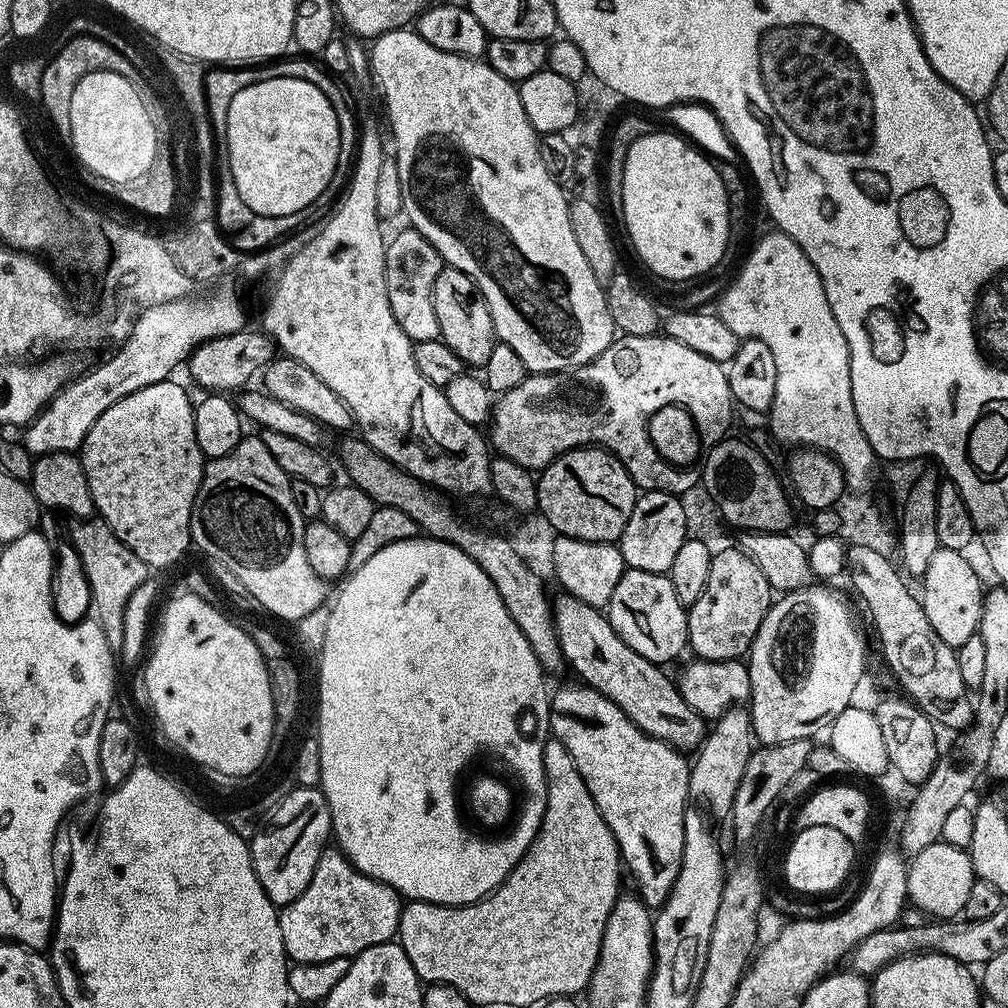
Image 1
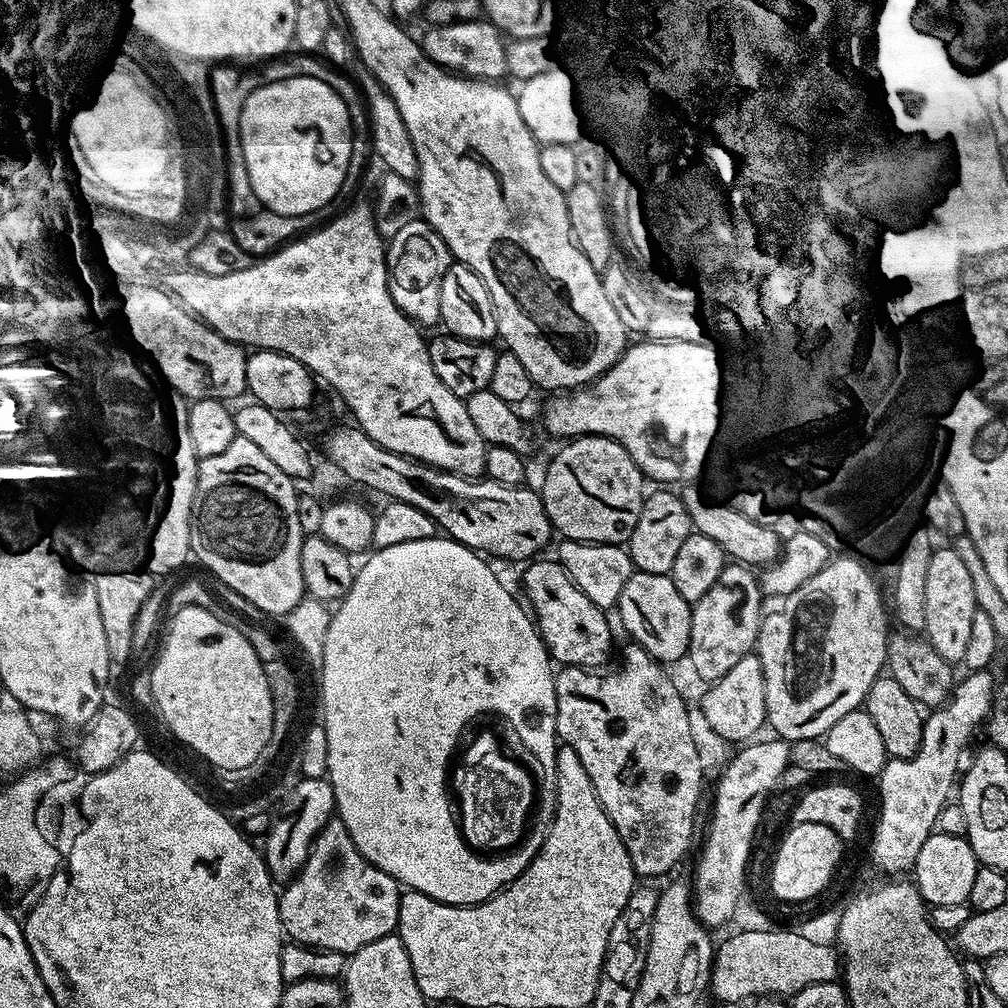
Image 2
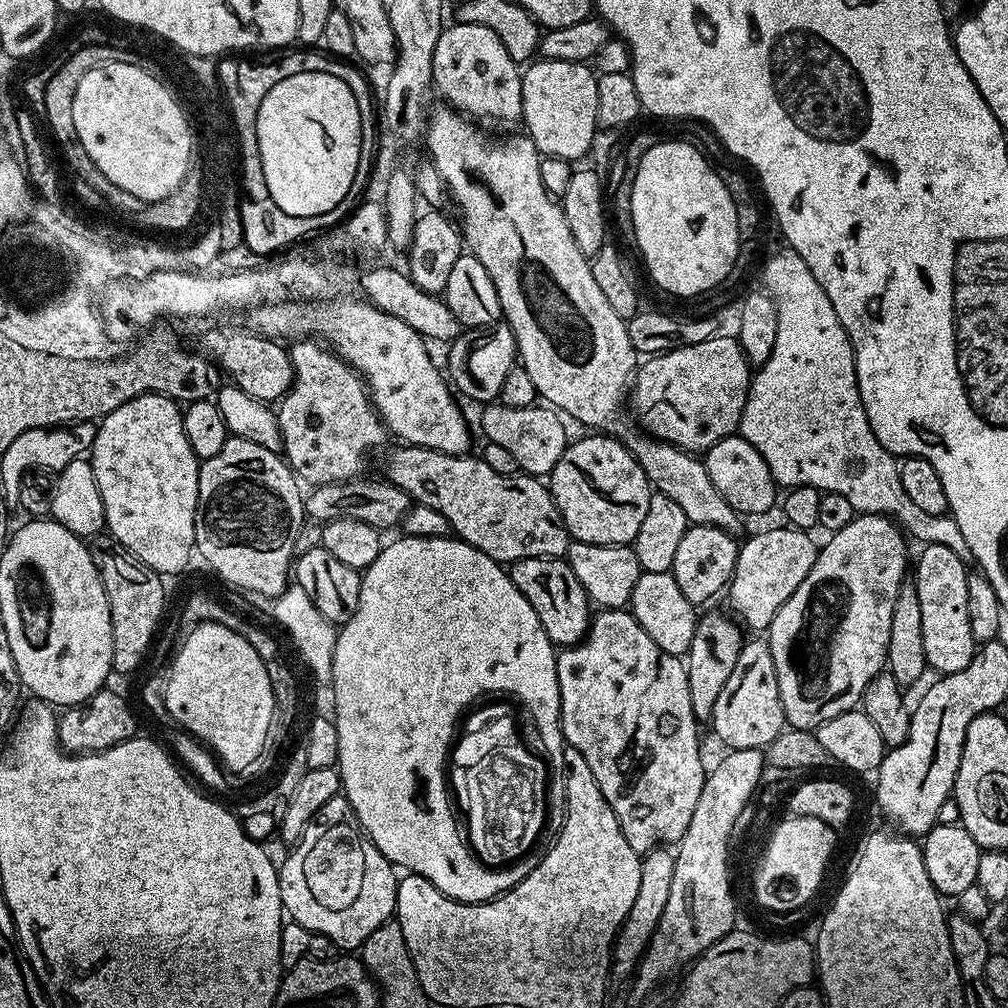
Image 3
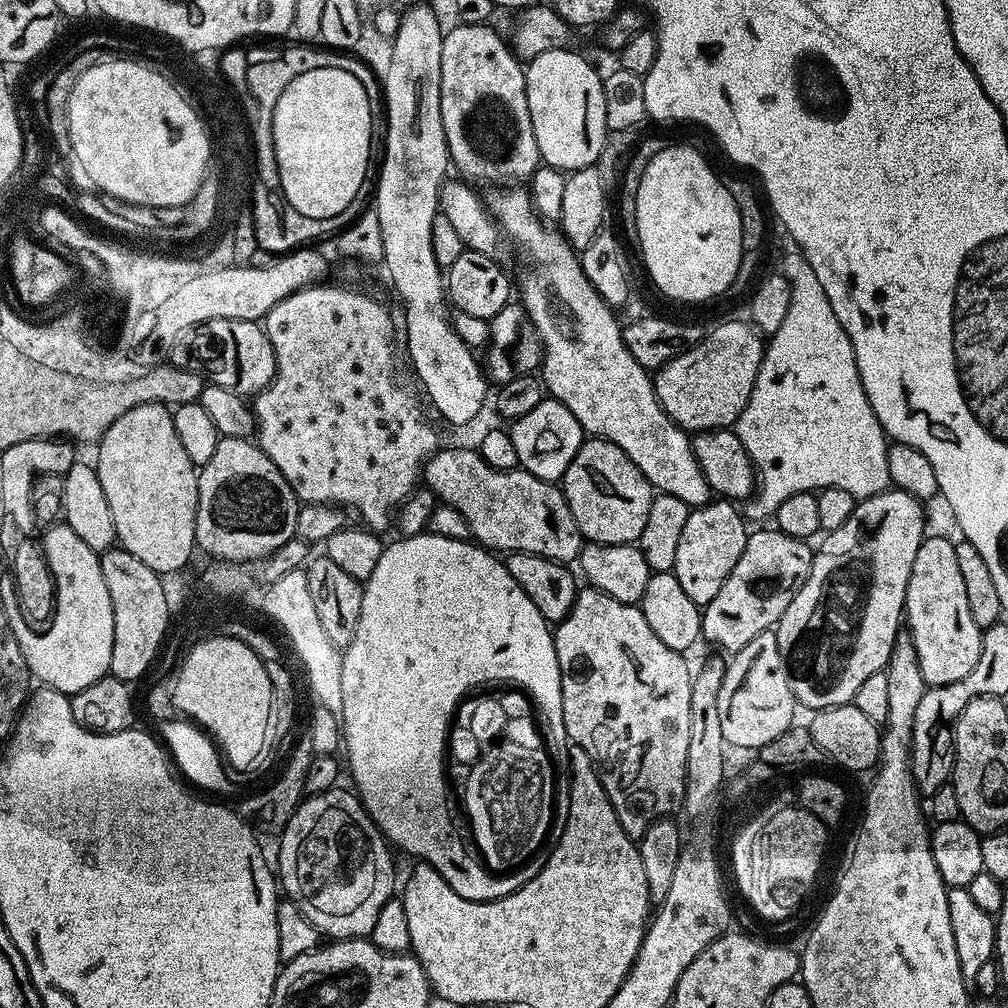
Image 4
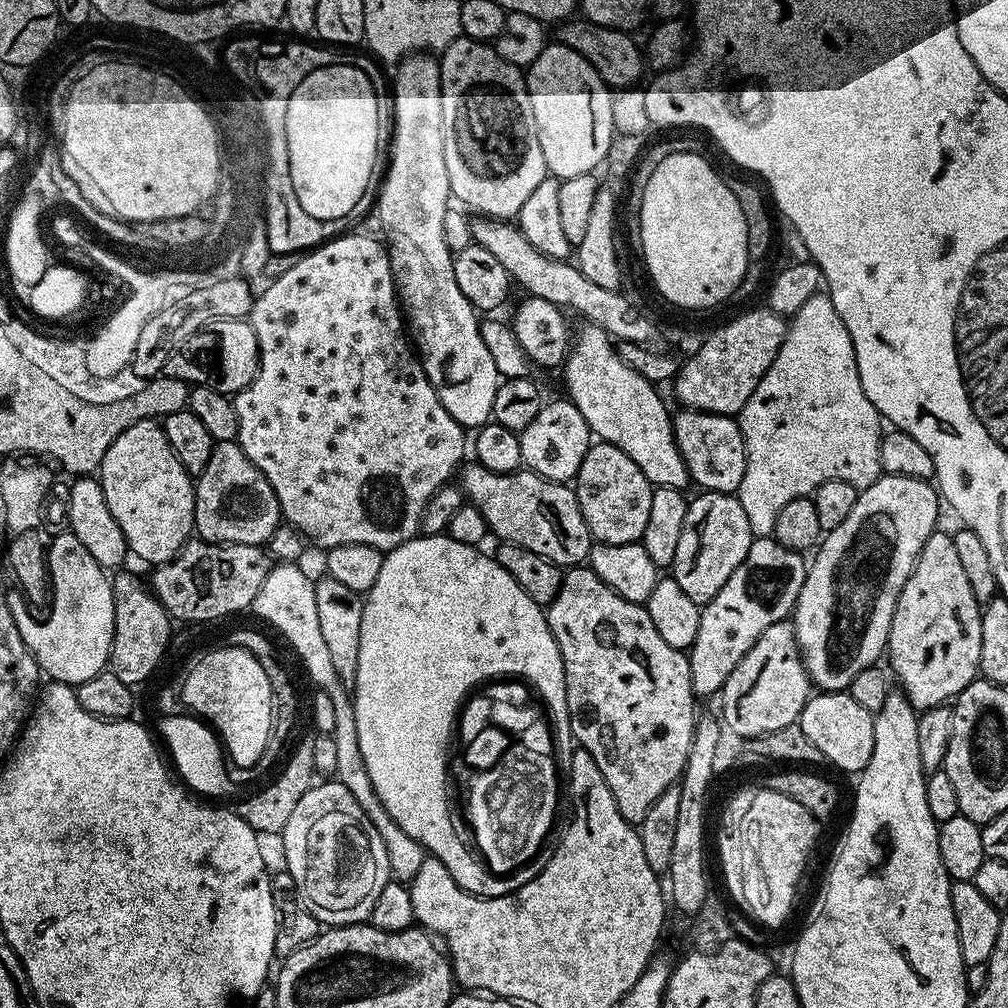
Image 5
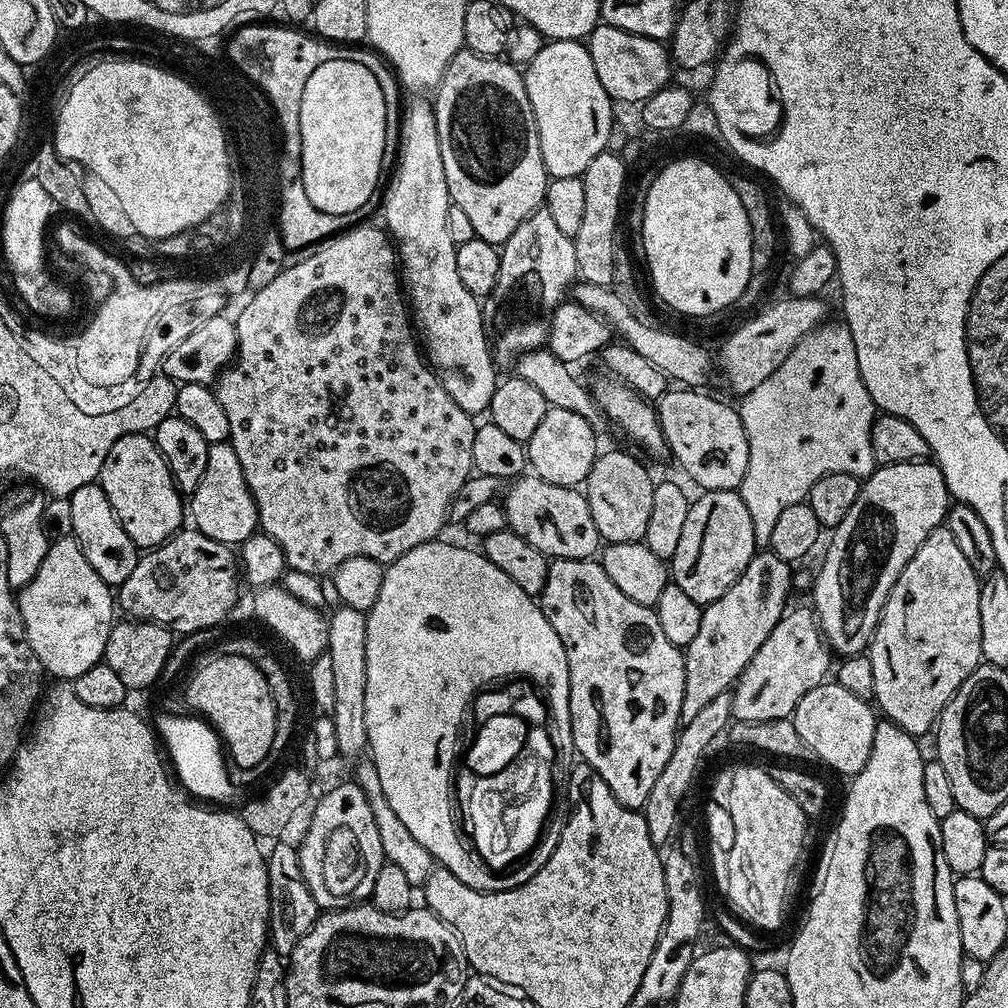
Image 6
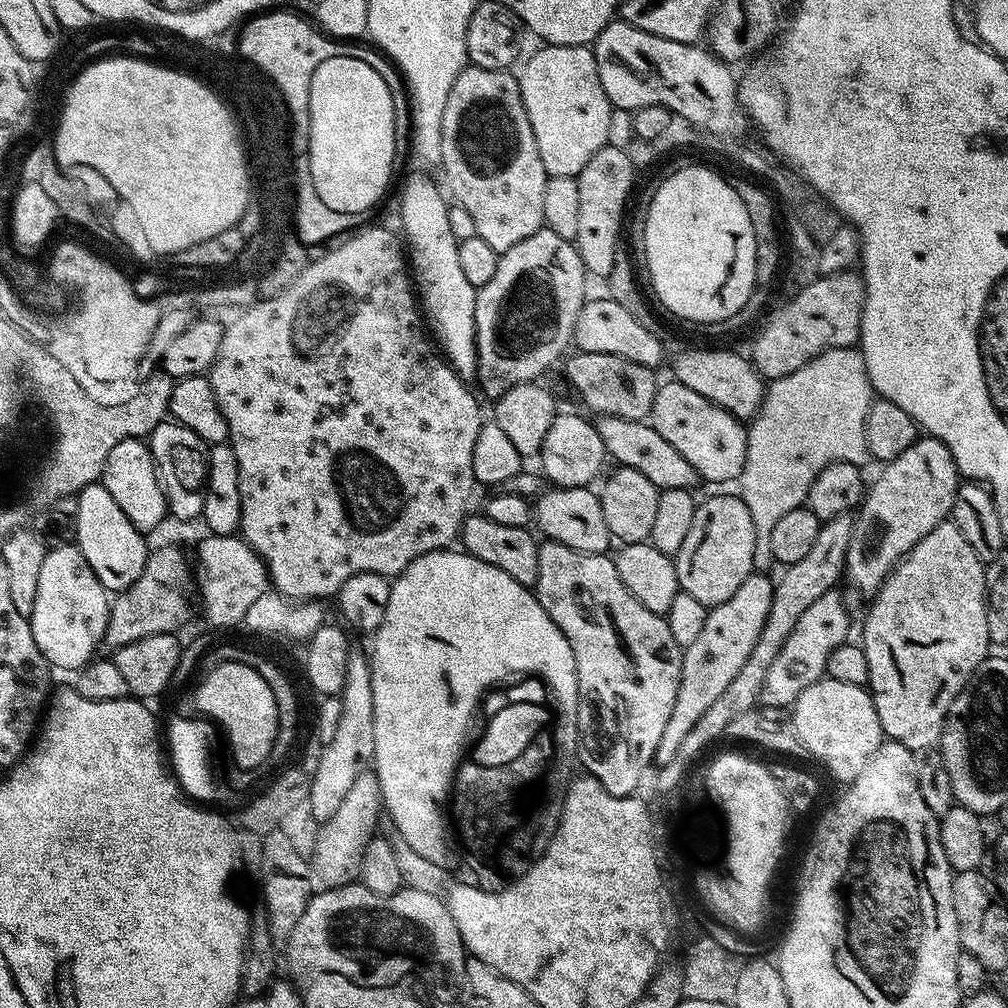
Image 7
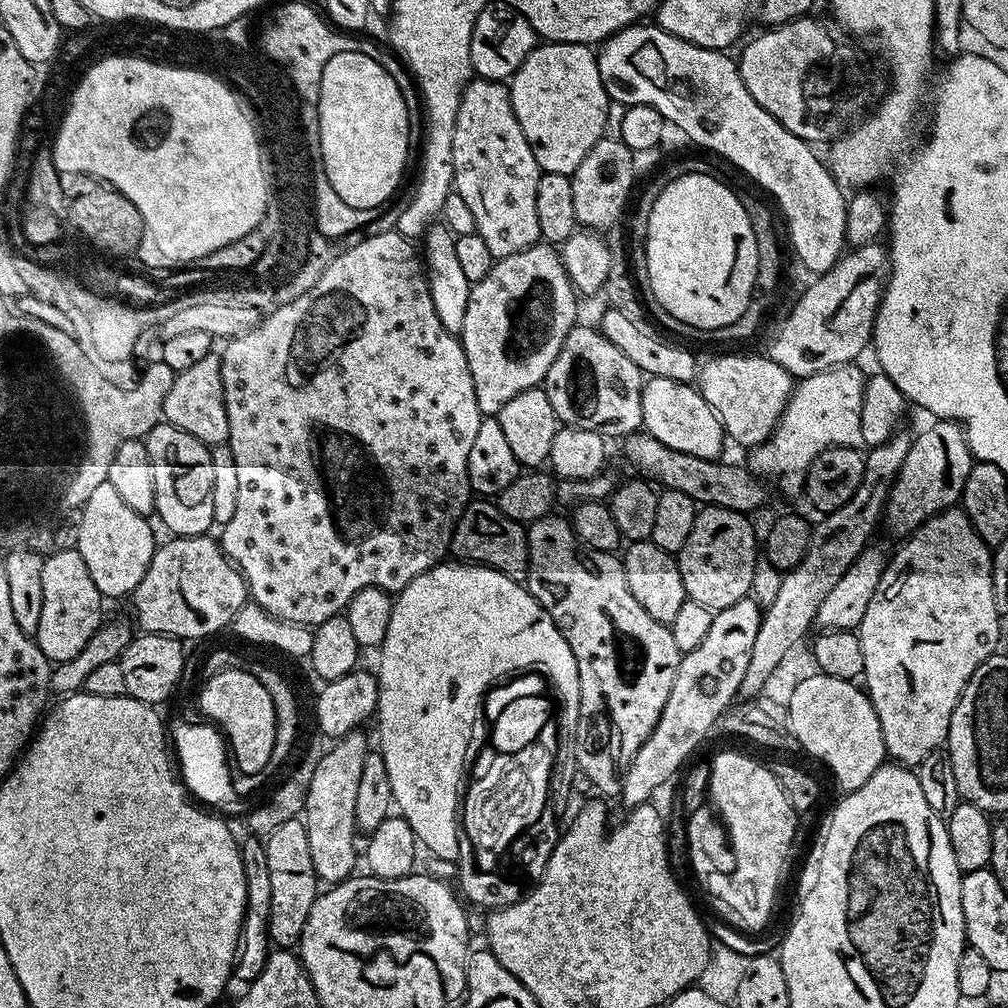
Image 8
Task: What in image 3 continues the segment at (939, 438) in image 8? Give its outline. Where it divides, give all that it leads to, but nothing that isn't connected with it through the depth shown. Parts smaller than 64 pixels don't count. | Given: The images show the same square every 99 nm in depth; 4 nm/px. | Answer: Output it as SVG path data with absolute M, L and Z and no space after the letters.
M857 515L855 520L850 522L850 526L842 526L842 530L831 533L827 537L828 541L816 553L816 561L806 574L802 586L790 594L790 598L774 614L772 625L766 630L766 639L770 646L770 654L774 658L774 674L778 674L778 694L782 700L782 710L785 721L793 728L807 728L815 730L830 718L838 718L838 714L851 712L859 705L860 696L866 690L870 678L874 678L879 672L885 671L888 659L888 647L890 646L890 621L894 618L894 602L900 593L900 587L906 582L904 571L909 571L910 556L908 560L908 548L904 545L906 536L903 531L887 516L866 516Z

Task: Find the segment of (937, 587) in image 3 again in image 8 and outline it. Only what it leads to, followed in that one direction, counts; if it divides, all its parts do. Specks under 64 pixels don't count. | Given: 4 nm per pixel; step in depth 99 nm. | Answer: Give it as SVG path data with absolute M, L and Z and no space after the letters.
M953 506L945 508L937 516L932 516L921 524L915 532L903 541L904 544L888 561L888 568L878 582L878 590L874 590L874 598L870 598L870 607L866 610L866 618L862 618L858 635L862 642L862 658L864 659L863 683L866 685L869 700L878 714L878 722L882 726L884 751L895 763L905 766L919 766L926 754L937 751L947 741L950 730L950 718L958 698L963 694L964 688L970 682L974 670L986 658L990 658L997 651L1000 644L1000 620L1002 613L996 608L994 602L994 582L992 581L992 552L988 544L978 538L978 530L970 522L963 507Z

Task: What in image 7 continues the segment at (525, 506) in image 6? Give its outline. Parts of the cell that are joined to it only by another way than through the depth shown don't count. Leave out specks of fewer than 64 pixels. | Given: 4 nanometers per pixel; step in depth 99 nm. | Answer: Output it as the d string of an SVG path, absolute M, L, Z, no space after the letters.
M549 487L548 491L535 497L532 504L532 520L540 527L541 537L570 546L572 552L586 554L604 554L609 551L608 544L613 543L610 530L606 526L606 517L602 515L599 495L591 492L591 487L562 488Z

